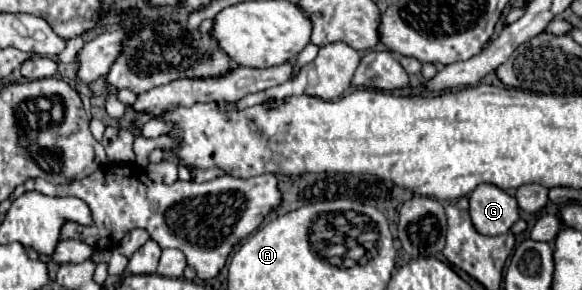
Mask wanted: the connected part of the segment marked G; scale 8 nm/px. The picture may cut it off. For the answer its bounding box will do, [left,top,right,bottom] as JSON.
[470,183,520,235]

